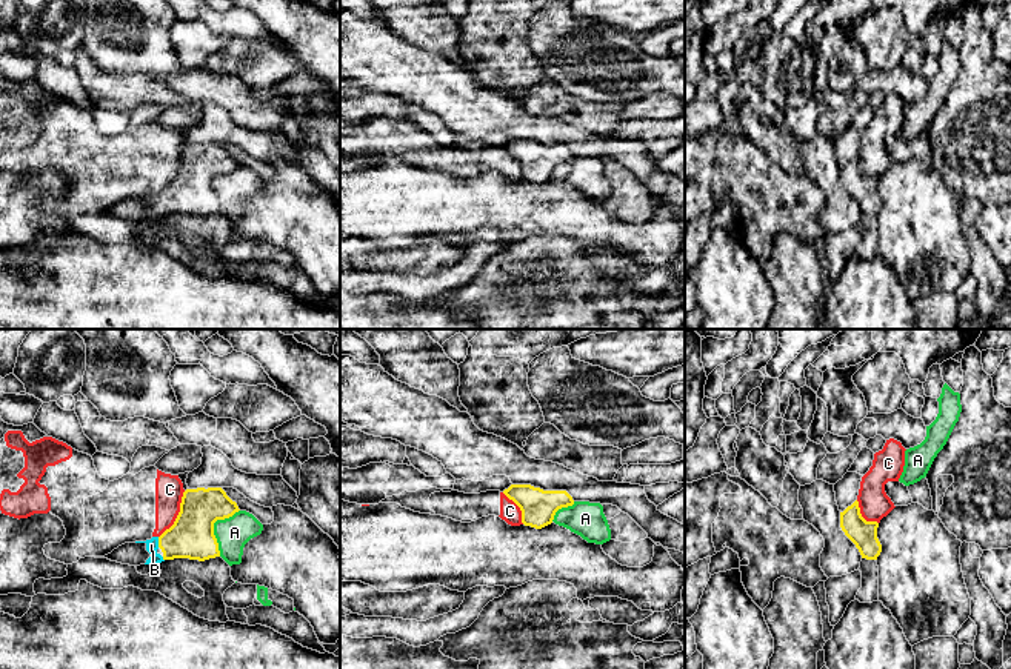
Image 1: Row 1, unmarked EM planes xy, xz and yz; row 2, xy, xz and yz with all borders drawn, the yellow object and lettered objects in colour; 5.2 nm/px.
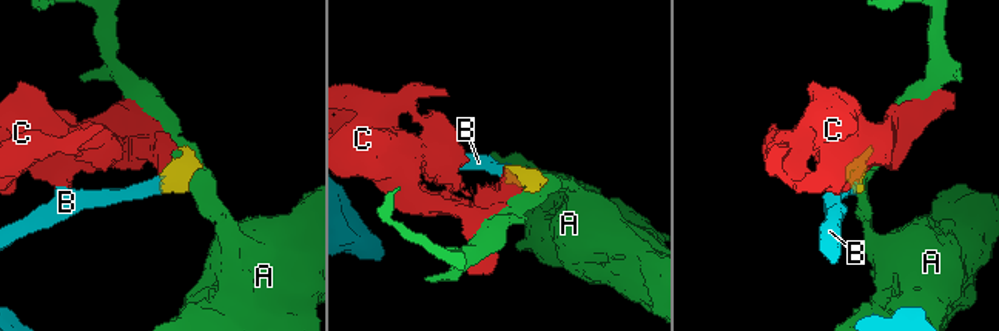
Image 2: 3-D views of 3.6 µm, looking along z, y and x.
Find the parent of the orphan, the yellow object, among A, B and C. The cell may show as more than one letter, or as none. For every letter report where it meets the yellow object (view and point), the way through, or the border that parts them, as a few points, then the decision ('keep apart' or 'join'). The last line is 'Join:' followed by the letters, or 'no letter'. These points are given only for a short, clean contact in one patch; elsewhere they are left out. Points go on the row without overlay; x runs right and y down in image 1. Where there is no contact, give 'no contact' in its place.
A: xy (213, 183) | keep apart
B: xy (159, 197) | across xy (191, 191), (179, 197), (159, 197), (151, 200) | join
C: xy (179, 169) | along xy (185, 146), (176, 176), (159, 193) | keep apart
Join: B

